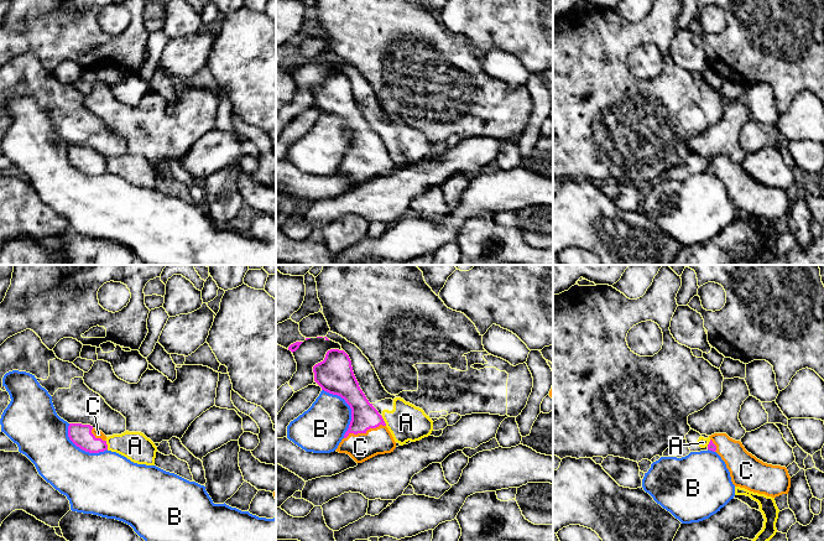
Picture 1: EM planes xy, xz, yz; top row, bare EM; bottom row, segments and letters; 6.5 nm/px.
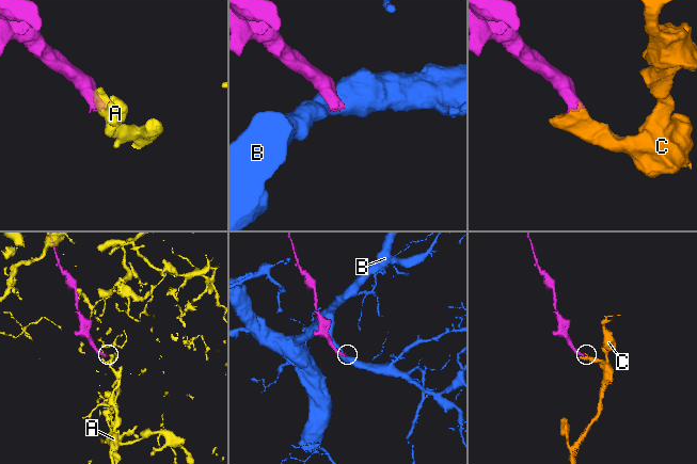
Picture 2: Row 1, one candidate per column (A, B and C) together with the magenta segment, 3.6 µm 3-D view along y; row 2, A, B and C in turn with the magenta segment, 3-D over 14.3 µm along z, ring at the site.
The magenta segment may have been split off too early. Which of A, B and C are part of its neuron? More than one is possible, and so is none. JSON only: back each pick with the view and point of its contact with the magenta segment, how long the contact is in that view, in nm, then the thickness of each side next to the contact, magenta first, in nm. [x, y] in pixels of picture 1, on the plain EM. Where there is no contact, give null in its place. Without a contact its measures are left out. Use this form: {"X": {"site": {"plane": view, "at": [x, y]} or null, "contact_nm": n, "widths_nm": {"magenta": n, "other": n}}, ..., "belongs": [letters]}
{"C": {"site": {"plane": "xz", "at": [364, 155]}, "contact_nm": 280, "widths_nm": {"magenta": 180, "other": 180}}, "belongs": ["C"]}

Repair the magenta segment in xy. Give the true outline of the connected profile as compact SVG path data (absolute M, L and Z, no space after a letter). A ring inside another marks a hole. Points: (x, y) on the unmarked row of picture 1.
M69 146L68 160L77 170L89 176L108 172L106 158L90 147Z

